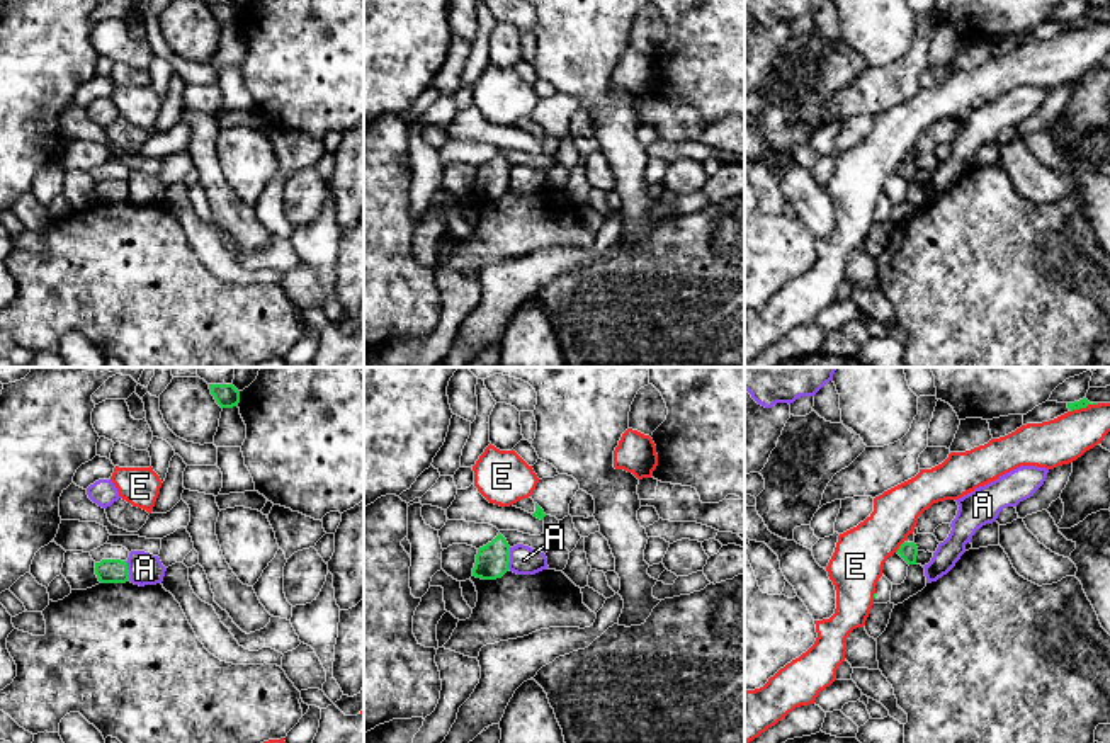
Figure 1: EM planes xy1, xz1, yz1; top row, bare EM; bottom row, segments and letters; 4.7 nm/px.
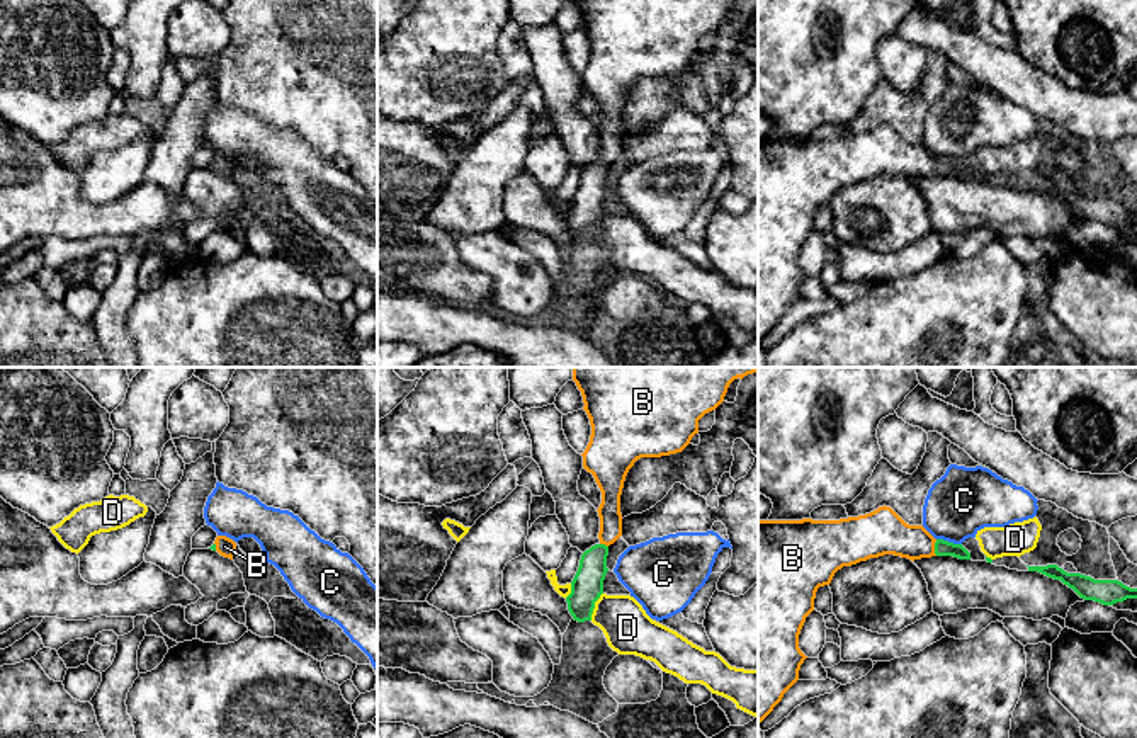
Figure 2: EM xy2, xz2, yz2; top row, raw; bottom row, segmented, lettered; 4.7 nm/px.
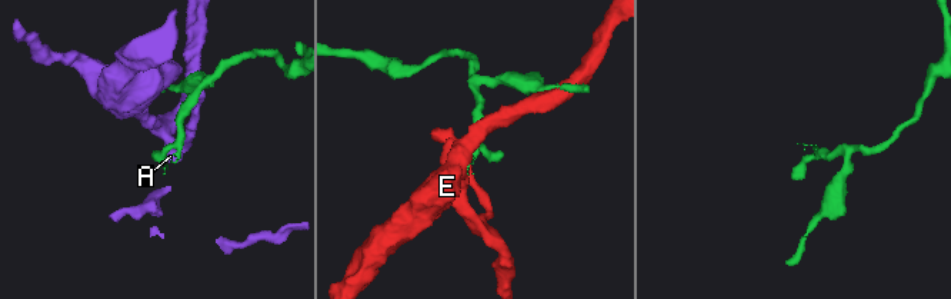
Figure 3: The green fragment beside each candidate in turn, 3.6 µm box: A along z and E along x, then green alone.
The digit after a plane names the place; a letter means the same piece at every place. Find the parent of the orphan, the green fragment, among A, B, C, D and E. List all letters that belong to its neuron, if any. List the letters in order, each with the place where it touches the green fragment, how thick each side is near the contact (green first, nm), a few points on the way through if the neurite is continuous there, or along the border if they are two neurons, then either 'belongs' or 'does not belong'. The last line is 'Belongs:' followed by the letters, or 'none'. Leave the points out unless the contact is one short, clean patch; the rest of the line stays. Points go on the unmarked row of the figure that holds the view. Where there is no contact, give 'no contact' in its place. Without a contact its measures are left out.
A: xz1 (509, 177) | 160/140 nm | along xz1 (510, 167), (507, 187) | does not belong
B: yz2 (935, 167) | 80/200 nm | across yz2 (942, 167), (935, 167), (905, 160), (886, 152) | belongs
C: yz2 (947, 160) | 80/320 nm | along yz2 (937, 157), (961, 164) | does not belong
D: xz2 (593, 225) | 150/220 nm | along xz2 (602, 211), (590, 238) | does not belong
E: yz1 (1085, 26) | 50/220 nm | does not belong
Belongs: B

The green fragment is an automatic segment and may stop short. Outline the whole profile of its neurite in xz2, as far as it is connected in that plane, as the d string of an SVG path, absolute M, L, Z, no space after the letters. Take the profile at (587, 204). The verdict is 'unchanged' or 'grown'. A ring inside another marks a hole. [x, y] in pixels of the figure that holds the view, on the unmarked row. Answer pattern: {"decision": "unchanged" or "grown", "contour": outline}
{"decision": "grown", "contour": "M574 0L583 15L583 29L591 44L583 87L593 94L600 111L600 162L581 173L578 190L566 216L574 240L591 240L595 221L603 213L608 190L608 165L622 155L620 114L625 95L641 77L661 77L682 71L699 53L699 39L716 29L733 0Z"}

